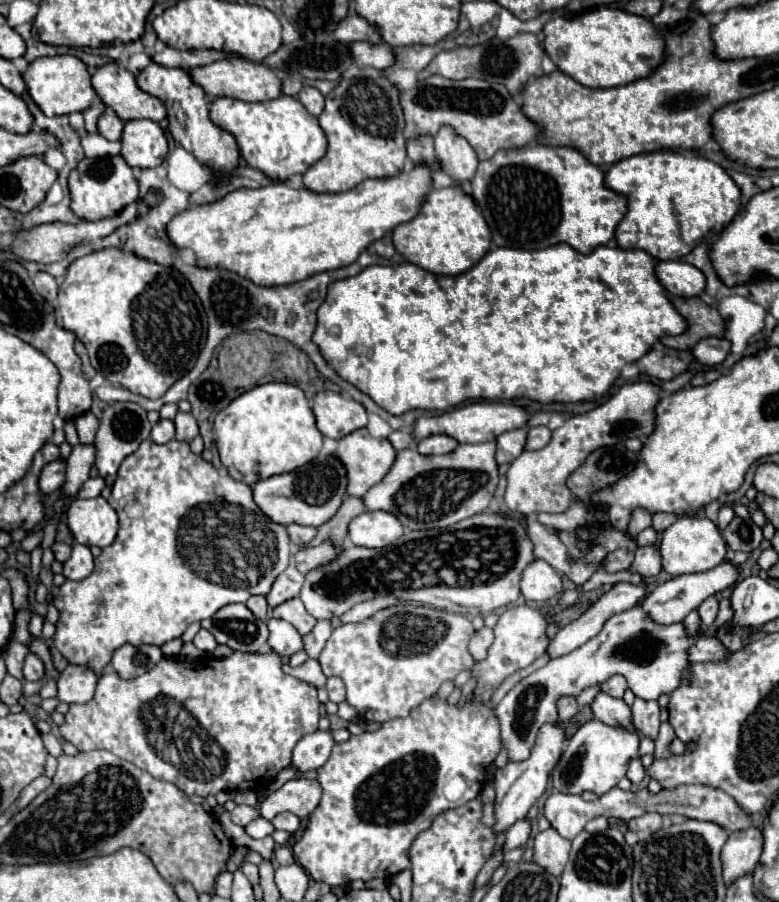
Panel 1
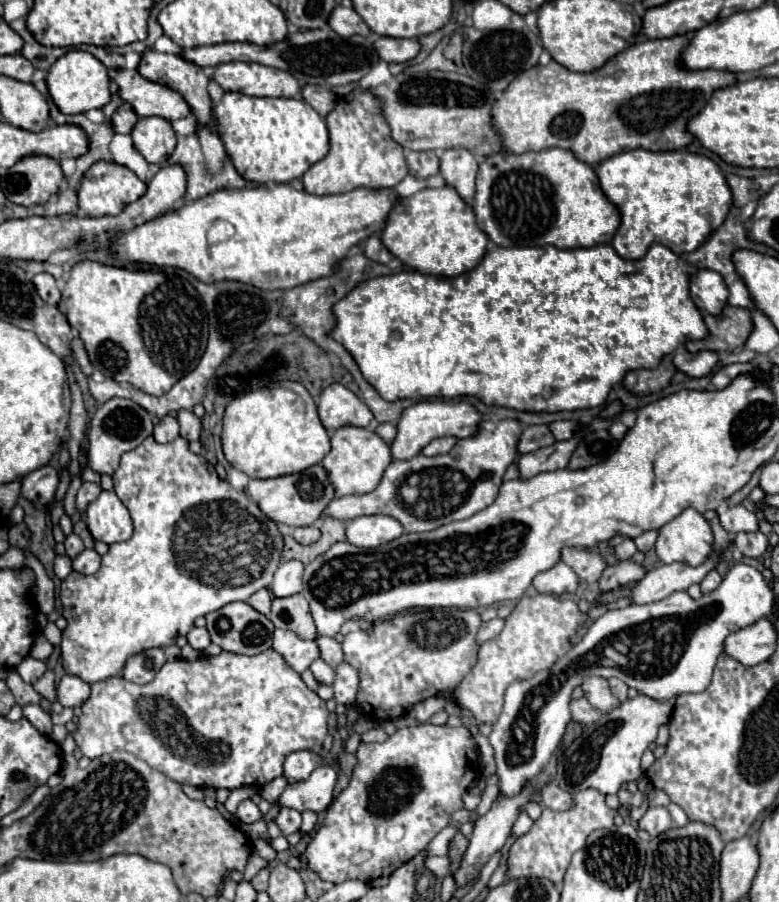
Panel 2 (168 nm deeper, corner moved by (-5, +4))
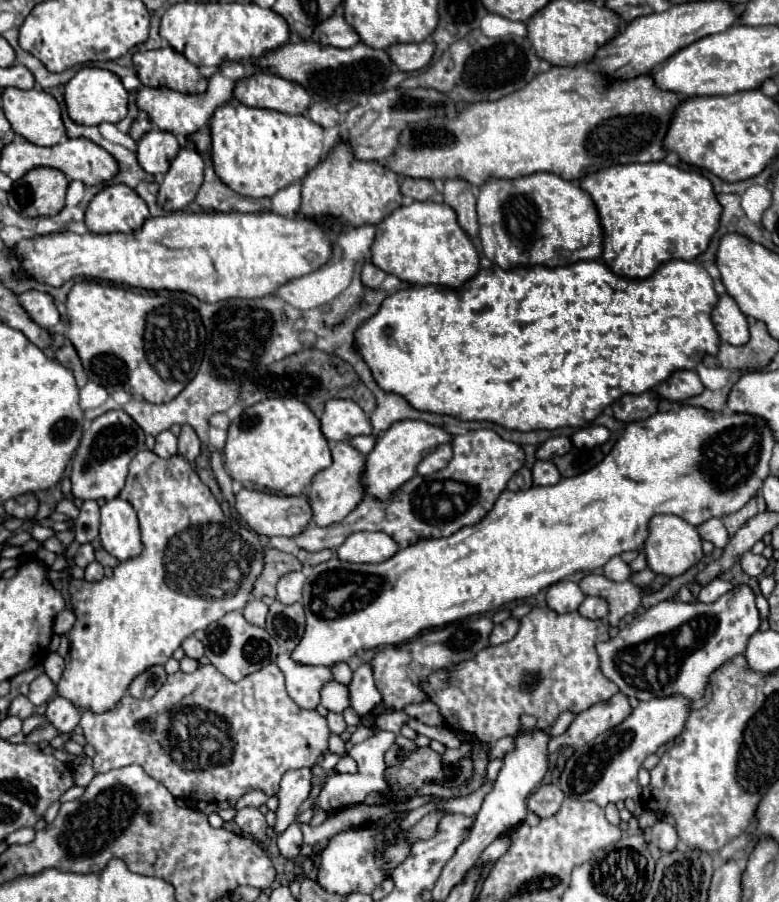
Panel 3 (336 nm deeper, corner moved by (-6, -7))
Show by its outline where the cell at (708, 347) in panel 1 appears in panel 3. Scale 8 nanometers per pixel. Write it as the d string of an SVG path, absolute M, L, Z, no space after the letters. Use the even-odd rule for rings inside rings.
M677 371L669 379L657 385L655 393L659 399L667 401L685 401L703 391L703 383L695 371Z

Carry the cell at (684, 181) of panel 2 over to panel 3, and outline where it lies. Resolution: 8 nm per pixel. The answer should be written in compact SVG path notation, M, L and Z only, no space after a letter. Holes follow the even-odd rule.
M663 161L629 163L603 167L579 181L579 187L587 191L599 211L603 229L603 263L617 275L629 279L645 279L669 259L695 261L709 245L713 233L719 227L719 201L713 193L709 179L695 171L685 171Z

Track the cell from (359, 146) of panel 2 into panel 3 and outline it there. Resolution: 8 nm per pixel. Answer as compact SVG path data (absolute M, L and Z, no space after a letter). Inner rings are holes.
M347 143L337 145L315 169L311 169L301 181L301 213L313 219L317 225L343 233L359 225L377 225L397 207L401 207L399 175L379 163L357 161Z

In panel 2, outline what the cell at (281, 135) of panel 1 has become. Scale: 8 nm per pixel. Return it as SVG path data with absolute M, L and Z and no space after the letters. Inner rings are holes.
M226 92L224 98L214 106L214 116L218 120L218 134L230 154L236 170L252 182L268 184L268 182L292 182L294 178L302 178L306 170L322 160L330 150L330 138L324 118L304 100L296 98L252 98L242 92Z

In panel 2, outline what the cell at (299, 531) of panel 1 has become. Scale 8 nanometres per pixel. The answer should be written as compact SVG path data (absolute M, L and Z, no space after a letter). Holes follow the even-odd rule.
M316 524L312 526L302 526L302 528L294 528L294 538L300 542L300 544L312 544L320 538L320 530Z

